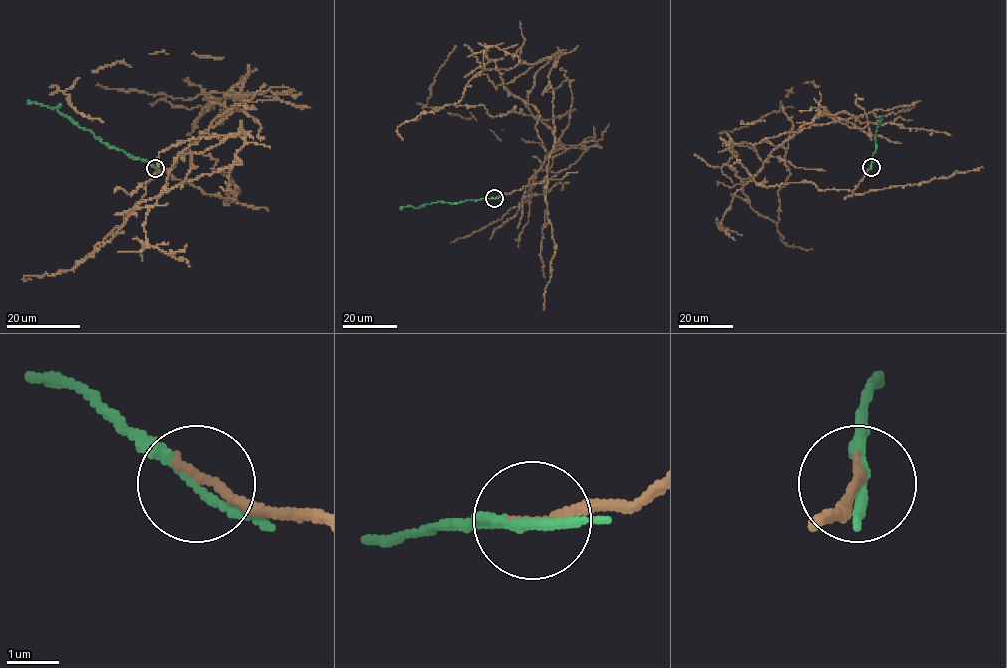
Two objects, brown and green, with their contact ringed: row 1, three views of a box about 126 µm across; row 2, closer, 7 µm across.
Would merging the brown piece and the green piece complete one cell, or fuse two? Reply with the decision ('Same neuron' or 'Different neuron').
Different neuron

